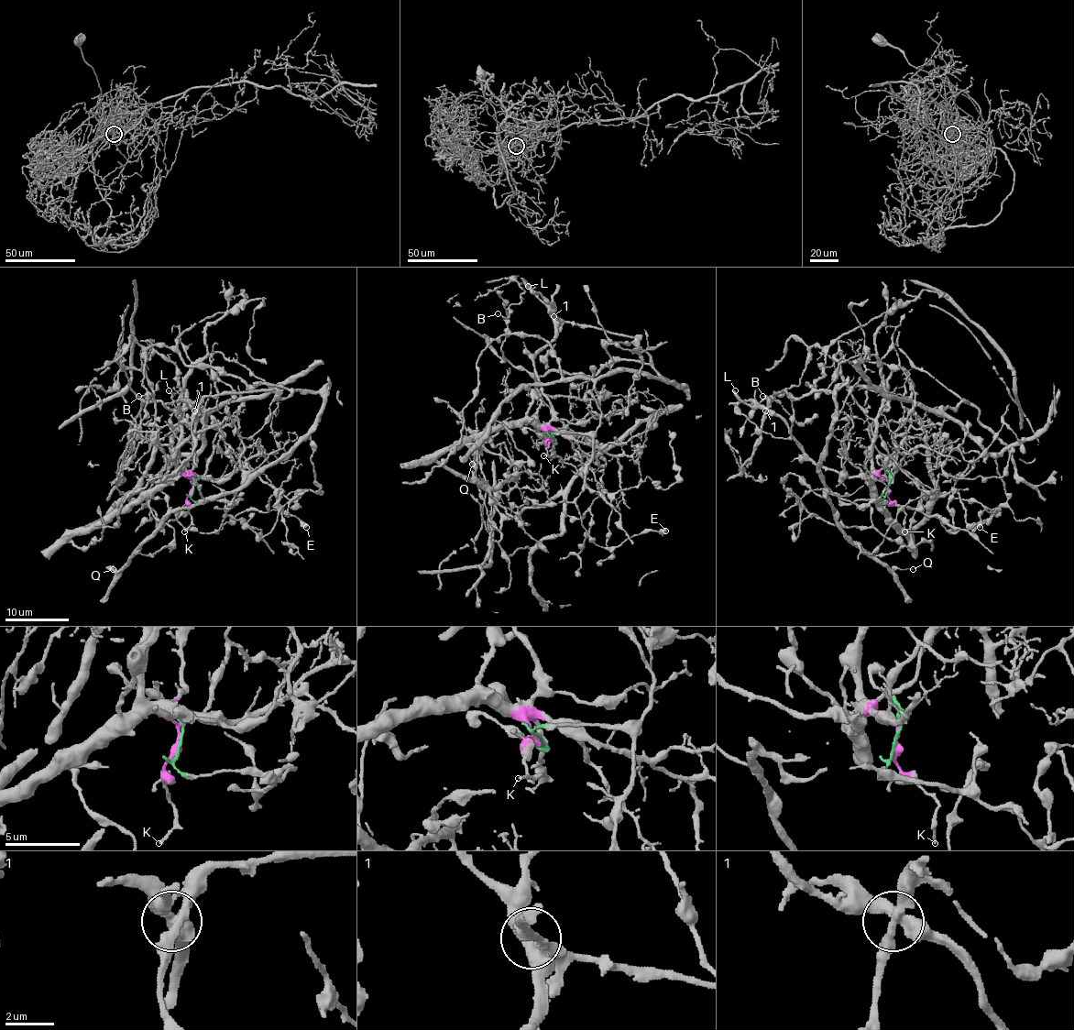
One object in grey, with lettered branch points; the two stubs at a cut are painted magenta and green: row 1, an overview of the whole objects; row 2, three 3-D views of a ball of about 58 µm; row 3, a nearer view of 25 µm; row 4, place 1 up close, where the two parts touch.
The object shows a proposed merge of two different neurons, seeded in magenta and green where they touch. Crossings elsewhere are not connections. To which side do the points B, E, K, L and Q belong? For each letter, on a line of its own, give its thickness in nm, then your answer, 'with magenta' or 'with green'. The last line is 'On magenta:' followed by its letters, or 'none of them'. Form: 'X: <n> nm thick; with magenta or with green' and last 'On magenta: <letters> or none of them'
B: 110 nm thick; with green
E: 400 nm thick; with green
K: 180 nm thick; with magenta
L: 110 nm thick; with magenta
Q: 90 nm thick; with green
On magenta: K, L

